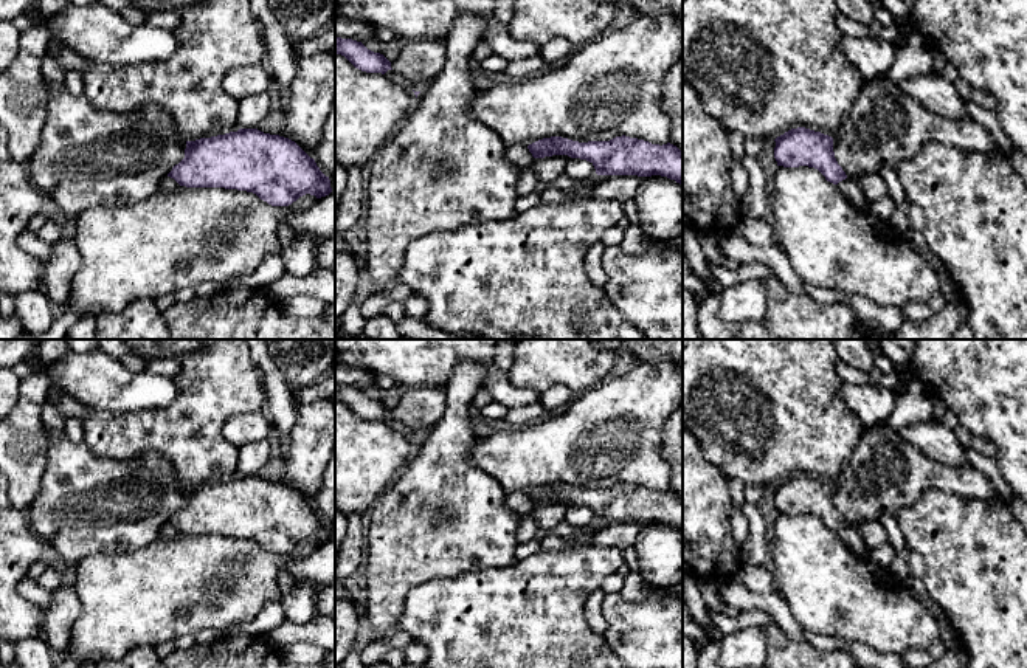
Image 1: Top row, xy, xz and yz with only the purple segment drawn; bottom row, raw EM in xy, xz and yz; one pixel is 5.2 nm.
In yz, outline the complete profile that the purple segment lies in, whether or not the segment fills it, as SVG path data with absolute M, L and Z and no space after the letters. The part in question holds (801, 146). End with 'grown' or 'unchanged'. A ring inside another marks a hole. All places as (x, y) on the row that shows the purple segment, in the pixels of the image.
M797 127L777 136L774 141L774 158L777 166L814 167L833 184L847 178L835 158L832 136L805 127Z | unchanged

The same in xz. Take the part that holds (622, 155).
M562 136L538 139L527 146L534 158L568 155L590 161L597 175L661 175L683 186L683 150L630 136L610 141L579 143Z | unchanged

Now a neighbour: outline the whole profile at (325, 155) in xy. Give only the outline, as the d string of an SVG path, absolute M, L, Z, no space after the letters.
M335 101L326 121L323 138L316 146L313 160L326 177L330 177L335 172Z

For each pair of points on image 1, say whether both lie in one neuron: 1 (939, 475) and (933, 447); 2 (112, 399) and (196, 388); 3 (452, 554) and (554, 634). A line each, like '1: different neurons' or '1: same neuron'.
1: different neurons
2: different neurons
3: different neurons

